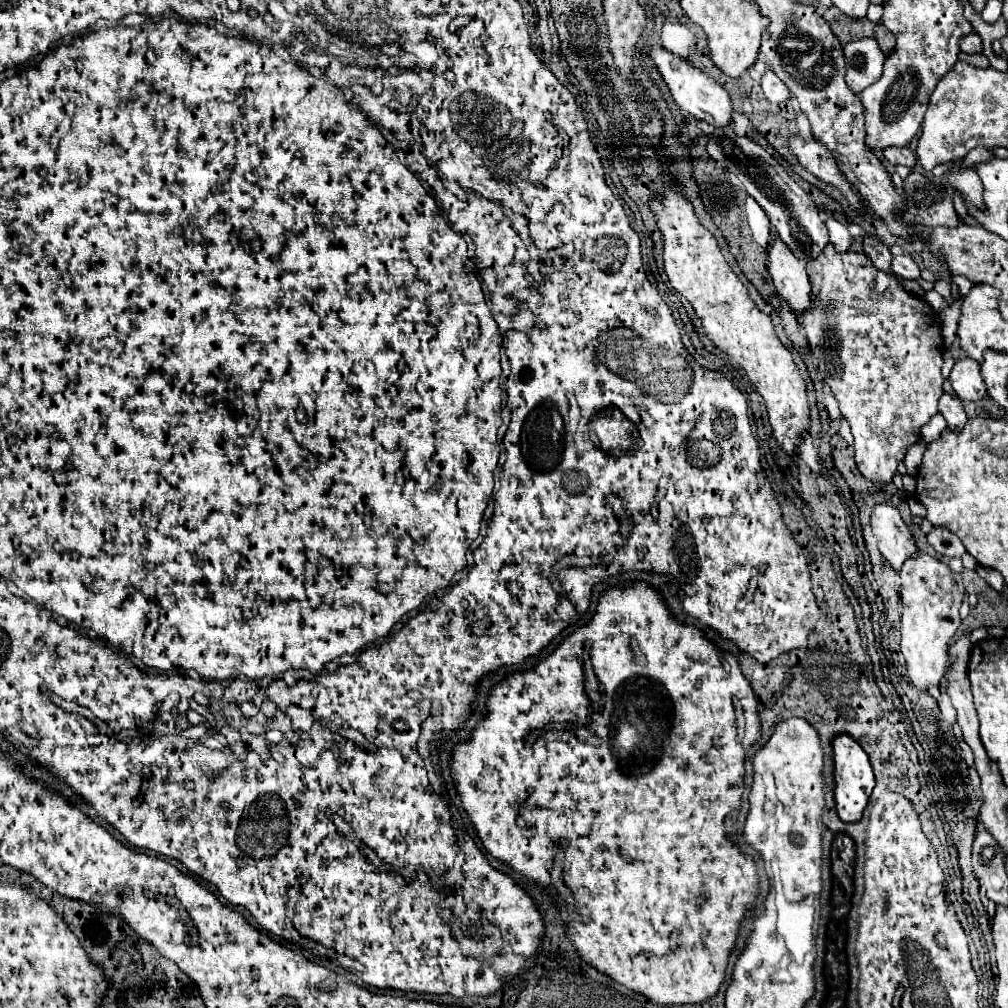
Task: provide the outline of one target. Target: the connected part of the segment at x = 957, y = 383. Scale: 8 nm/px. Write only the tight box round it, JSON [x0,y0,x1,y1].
[950,358,986,400]

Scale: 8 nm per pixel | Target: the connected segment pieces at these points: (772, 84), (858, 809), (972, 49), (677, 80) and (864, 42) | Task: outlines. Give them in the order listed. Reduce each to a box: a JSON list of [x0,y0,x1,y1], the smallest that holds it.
[[760,70,790,104],[834,734,874,824],[960,34,982,54],[646,46,732,128],[844,38,886,94]]

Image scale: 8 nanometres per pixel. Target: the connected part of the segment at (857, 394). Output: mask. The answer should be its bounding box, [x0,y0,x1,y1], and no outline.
[802,244,944,482]

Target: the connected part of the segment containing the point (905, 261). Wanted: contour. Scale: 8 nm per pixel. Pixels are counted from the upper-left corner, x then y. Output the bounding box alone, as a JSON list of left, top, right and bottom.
[892,254,920,280]

